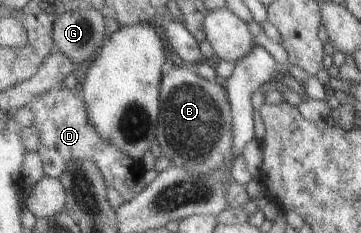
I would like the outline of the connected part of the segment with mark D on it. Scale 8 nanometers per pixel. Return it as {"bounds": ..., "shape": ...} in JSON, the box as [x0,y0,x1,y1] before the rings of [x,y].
{"bounds":[25,85,146,202],"shape":[[[61,85],[34,96],[25,106],[32,113],[29,126],[39,131],[39,146],[36,152],[42,163],[42,175],[59,179],[68,161],[89,160],[97,166],[106,187],[113,187],[126,202],[146,185],[143,181],[143,166],[139,160],[133,161],[125,152],[103,139],[90,126],[84,103],[79,96],[74,90],[68,90]]]}

